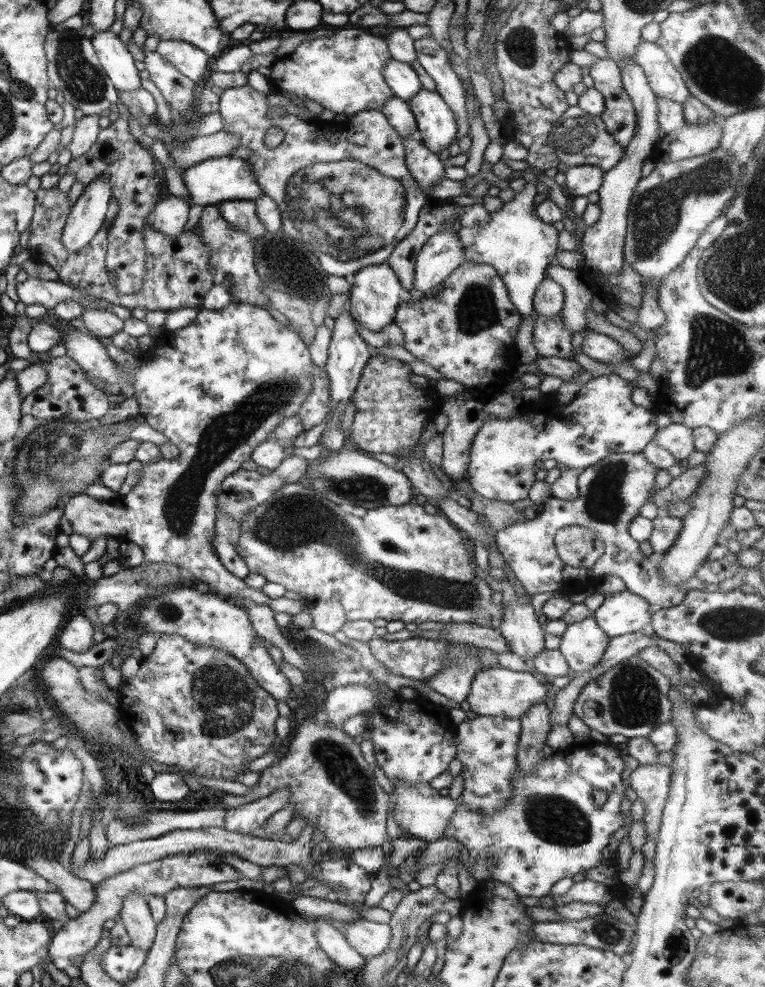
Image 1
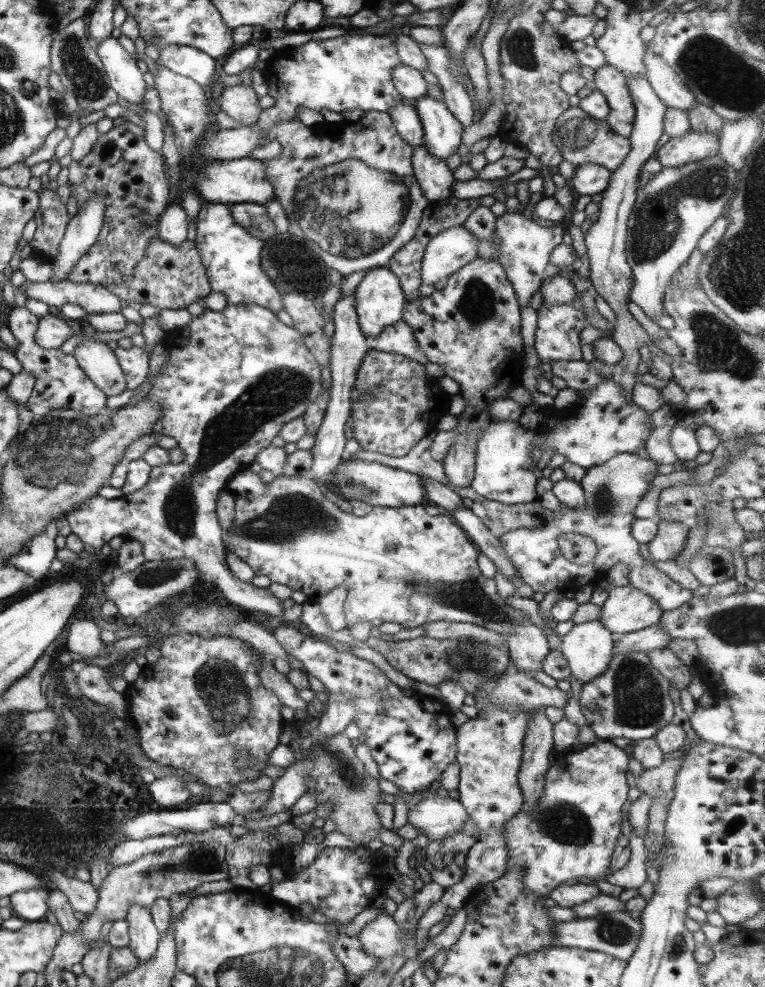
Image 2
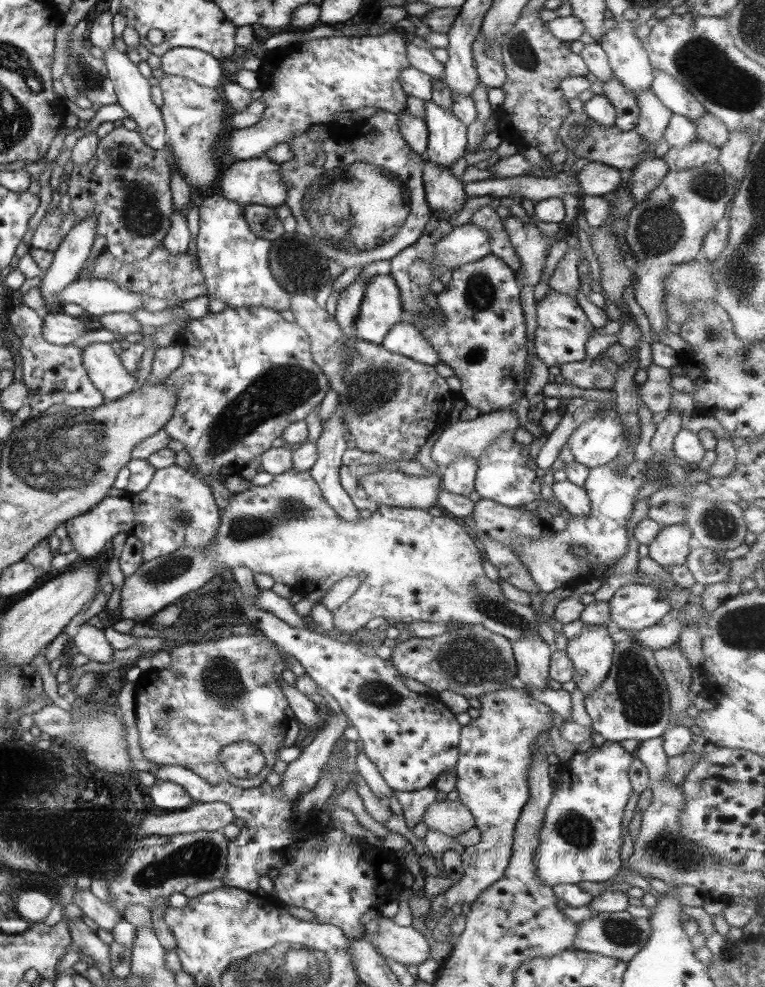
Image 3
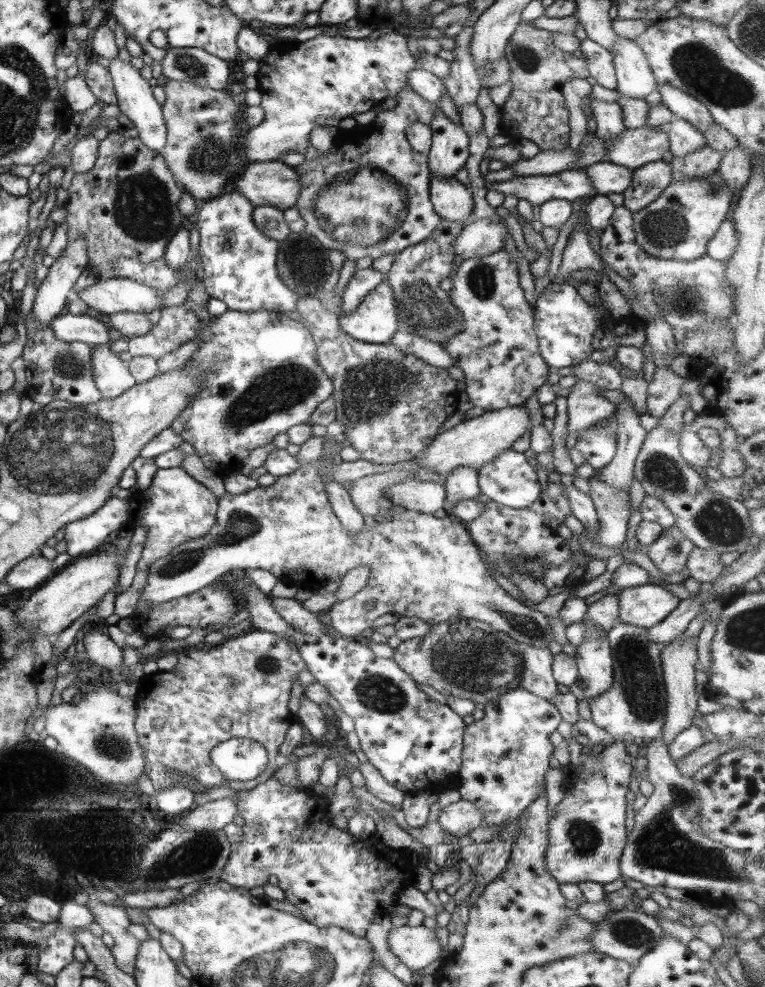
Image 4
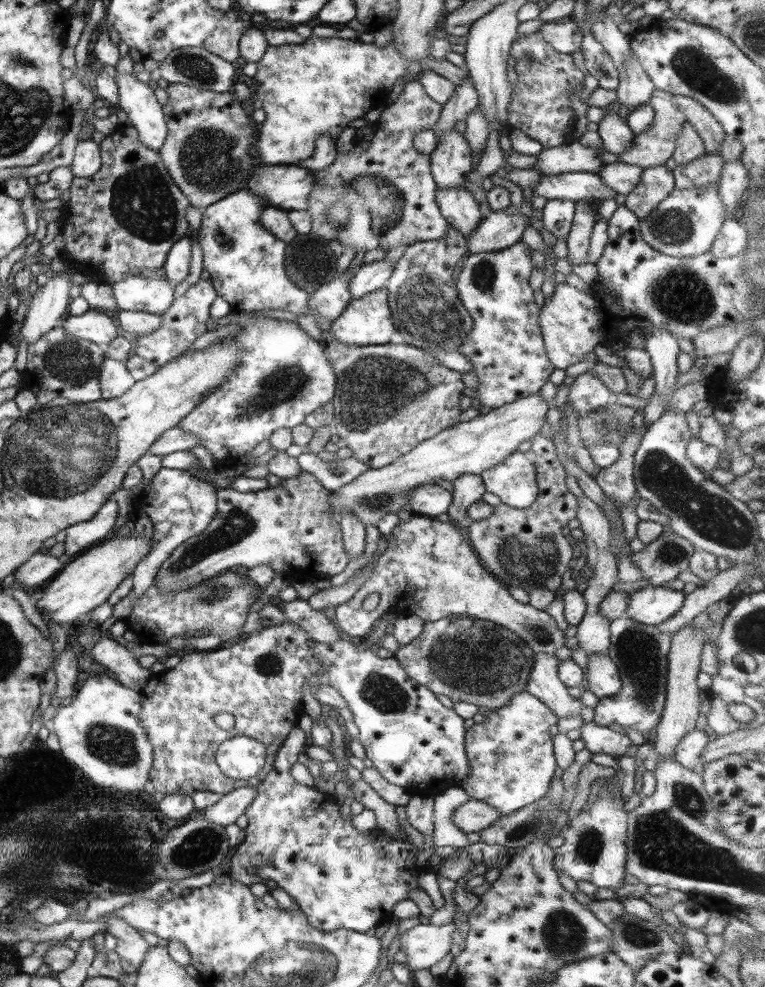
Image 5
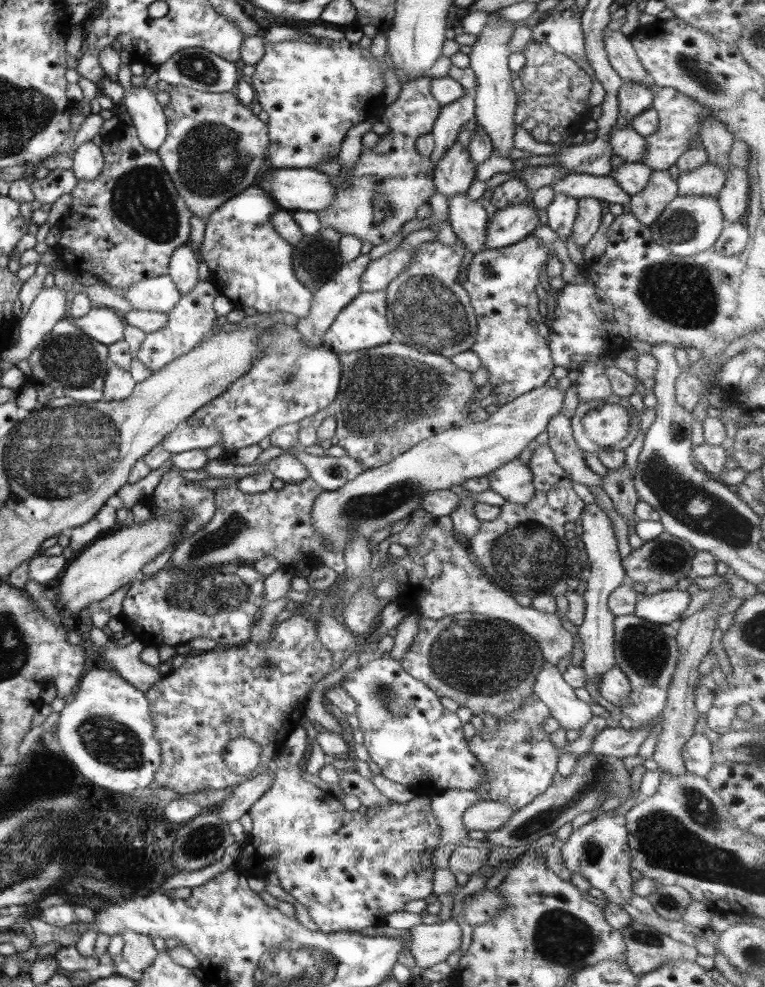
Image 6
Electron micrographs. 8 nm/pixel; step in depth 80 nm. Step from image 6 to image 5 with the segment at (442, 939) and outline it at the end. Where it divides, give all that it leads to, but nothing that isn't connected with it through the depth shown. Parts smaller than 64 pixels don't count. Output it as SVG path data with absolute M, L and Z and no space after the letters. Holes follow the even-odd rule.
M418 923L398 935L398 957L410 970L423 970L433 966L448 953L453 923L434 926Z

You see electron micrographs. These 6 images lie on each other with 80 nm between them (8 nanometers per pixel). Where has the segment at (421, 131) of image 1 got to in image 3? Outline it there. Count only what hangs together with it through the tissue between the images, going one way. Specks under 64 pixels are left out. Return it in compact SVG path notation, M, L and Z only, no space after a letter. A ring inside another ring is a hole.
M424 101L424 123L427 129L427 146L423 156L429 162L444 167L463 156L466 147L466 126L451 114L449 109Z

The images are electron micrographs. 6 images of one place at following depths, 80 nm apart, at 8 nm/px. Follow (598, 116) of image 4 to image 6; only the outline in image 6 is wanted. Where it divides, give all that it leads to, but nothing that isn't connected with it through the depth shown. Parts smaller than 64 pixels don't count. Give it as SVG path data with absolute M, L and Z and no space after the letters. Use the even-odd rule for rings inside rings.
M613 123L607 136L612 154L620 156L625 163L640 162L645 152L646 142L631 127L618 127Z

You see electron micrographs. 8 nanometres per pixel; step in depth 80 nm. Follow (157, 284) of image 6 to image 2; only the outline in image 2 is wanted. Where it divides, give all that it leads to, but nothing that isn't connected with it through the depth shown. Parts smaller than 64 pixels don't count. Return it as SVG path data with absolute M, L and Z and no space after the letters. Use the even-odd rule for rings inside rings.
M67 280L61 282L32 282L23 292L25 299L33 299L46 304L51 310L56 311L65 304L79 306L86 314L105 314L105 312L119 312L121 306L127 306L121 303L117 297L109 295L103 286L91 285L89 283L75 284Z

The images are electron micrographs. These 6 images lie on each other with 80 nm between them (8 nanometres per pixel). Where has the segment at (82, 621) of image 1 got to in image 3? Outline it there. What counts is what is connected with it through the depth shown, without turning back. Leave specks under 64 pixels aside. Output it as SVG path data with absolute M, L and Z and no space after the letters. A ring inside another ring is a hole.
M83 623L69 640L74 653L83 654L87 660L110 662L112 648L109 646L103 631L95 626Z

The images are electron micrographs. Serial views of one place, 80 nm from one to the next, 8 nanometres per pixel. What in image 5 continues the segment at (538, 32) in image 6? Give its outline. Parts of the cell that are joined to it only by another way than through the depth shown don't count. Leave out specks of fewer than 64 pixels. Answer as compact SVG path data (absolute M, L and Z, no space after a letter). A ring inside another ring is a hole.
M572 15L545 22L537 33L541 33L543 40L546 40L557 52L570 55L580 50L582 34L573 23Z

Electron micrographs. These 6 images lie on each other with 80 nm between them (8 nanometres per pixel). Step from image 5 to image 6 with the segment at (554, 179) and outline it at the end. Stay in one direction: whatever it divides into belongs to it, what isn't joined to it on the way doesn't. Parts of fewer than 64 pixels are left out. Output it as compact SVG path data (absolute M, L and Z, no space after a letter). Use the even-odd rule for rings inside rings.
M567 173L551 185L554 195L562 192L577 201L581 198L593 197L605 205L611 203L623 206L627 204L630 197L617 186L617 183L609 175Z

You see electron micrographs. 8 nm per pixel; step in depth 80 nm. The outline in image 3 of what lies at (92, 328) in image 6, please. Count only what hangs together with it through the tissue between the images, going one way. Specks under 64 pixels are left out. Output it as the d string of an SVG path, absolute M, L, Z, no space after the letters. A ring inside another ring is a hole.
M51 312L49 314L43 313L41 314L42 324L41 324L41 337L43 337L43 341L47 341L47 343L59 347L67 346L74 342L78 338L84 336L88 332L92 332L86 328L81 320L78 318L73 318L71 316L65 315L62 312Z

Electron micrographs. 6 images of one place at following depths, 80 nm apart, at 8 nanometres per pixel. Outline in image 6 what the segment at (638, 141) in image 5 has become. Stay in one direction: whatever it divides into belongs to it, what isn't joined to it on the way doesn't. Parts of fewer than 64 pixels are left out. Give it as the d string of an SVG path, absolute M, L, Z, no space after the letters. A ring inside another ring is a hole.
M669 86L657 87L652 93L652 107L656 110L658 125L654 133L644 138L646 147L640 163L651 170L666 170L677 160L681 151L685 150L689 143L701 143L698 138L700 120L714 116L708 112L708 108L701 106L694 98L689 98Z

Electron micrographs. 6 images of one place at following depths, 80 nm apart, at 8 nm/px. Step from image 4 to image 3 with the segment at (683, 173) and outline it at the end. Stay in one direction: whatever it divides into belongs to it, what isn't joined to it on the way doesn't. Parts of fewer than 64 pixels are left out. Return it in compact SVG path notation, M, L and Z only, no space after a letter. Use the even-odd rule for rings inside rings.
M695 138L682 147L668 148L660 159L668 170L678 171L707 165L708 162L715 161L718 154L718 148L711 143Z

